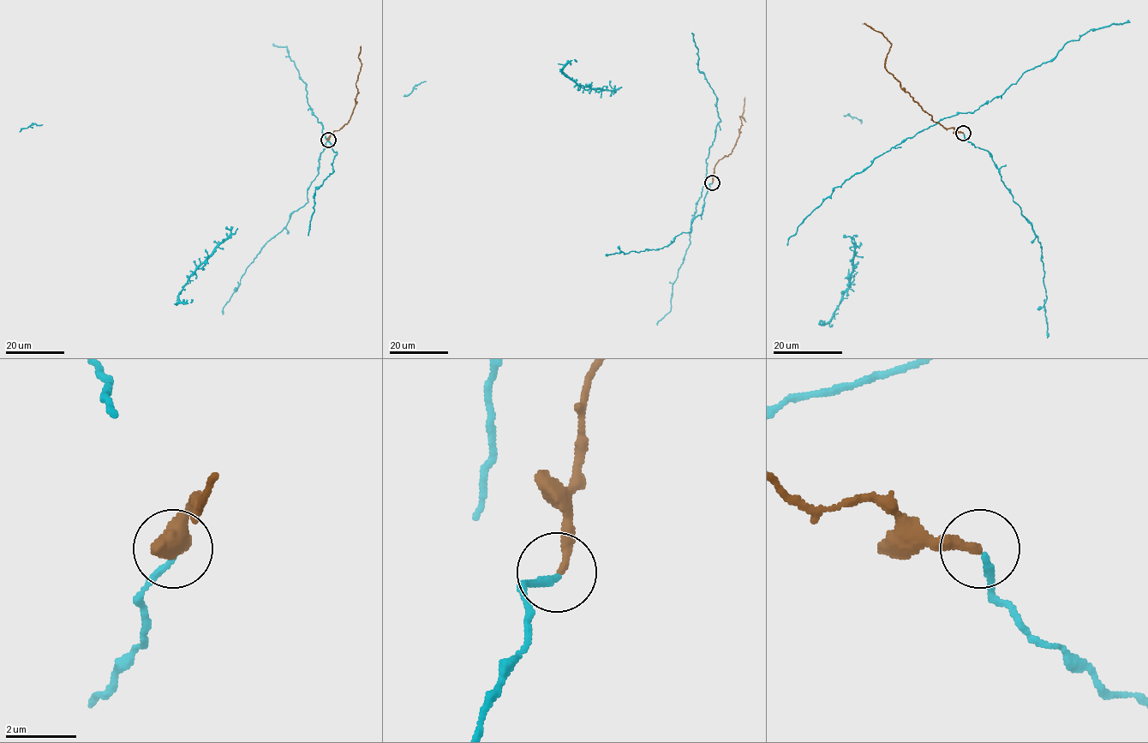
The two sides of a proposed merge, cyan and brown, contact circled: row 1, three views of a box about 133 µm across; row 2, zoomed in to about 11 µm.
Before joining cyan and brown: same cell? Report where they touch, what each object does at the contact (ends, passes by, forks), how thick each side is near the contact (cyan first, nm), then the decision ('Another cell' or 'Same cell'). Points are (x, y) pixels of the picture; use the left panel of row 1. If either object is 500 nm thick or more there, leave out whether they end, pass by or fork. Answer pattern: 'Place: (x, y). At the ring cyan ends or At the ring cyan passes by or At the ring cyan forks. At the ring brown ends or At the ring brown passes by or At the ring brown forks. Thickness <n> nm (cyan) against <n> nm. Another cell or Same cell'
Place: (328, 140). At the ring cyan ends. At the ring brown ends. Thickness 170 nm (cyan) against 240 nm. Same cell

